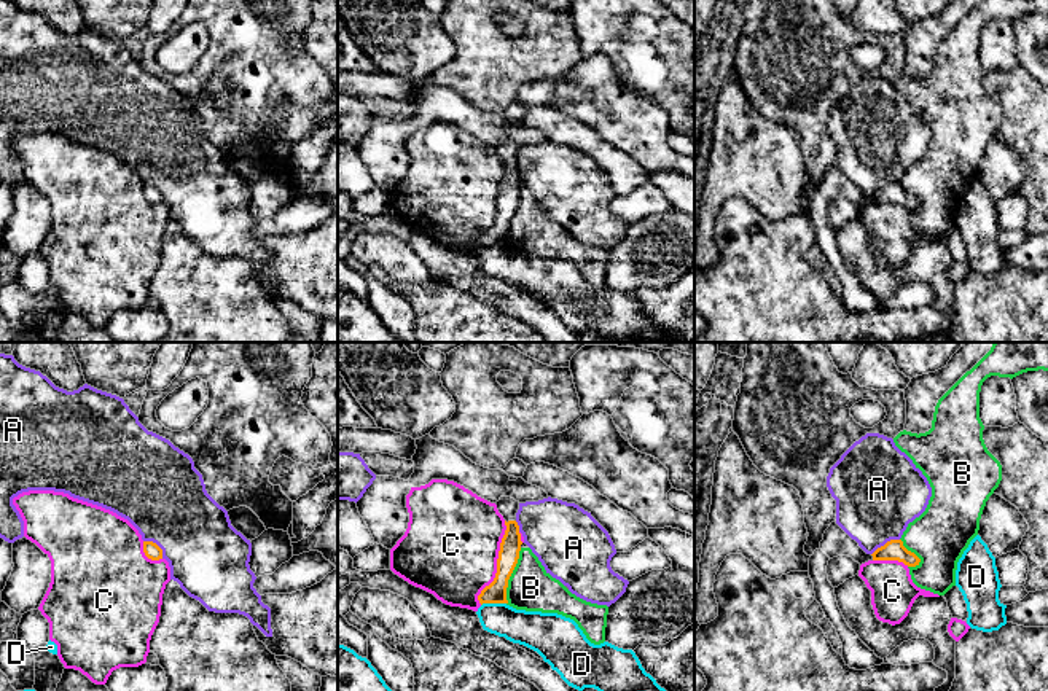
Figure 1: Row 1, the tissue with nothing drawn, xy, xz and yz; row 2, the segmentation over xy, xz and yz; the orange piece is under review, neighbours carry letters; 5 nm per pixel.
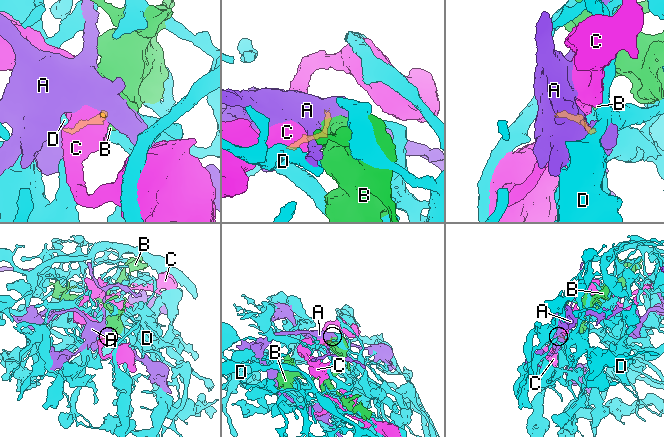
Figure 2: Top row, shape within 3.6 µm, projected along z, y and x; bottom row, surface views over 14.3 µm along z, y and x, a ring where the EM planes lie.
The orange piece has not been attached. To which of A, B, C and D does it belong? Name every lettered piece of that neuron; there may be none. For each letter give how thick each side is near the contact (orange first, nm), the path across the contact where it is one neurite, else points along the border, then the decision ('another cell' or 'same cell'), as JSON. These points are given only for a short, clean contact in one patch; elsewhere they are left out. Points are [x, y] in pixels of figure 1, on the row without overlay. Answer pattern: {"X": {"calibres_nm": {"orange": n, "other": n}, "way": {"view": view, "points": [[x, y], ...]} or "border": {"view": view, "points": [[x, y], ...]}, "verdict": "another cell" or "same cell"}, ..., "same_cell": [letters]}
{"A": {"calibres_nm": {"orange": 110, "other": 420}, "verdict": "another cell"}, "B": {"calibres_nm": {"orange": 110, "other": 220}, "border": {"view": "xz", "points": [[521, 191], [508, 223], [507, 247]]}, "verdict": "another cell"}, "C": {"calibres_nm": {"orange": 110, "other": 480}, "verdict": "another cell"}, "D": {"calibres_nm": {"orange": 110, "other": 190}, "border": {"view": "xz", "points": [[505, 245], [484, 245], [481, 249]]}, "verdict": "another cell"}, "same_cell": []}

